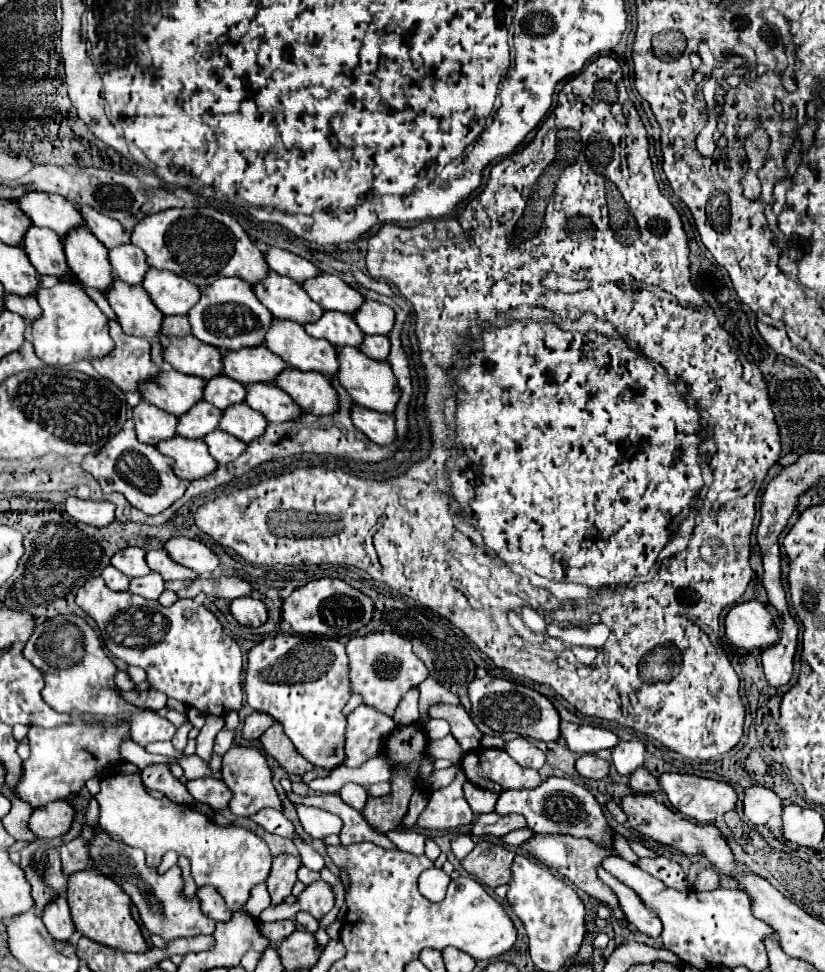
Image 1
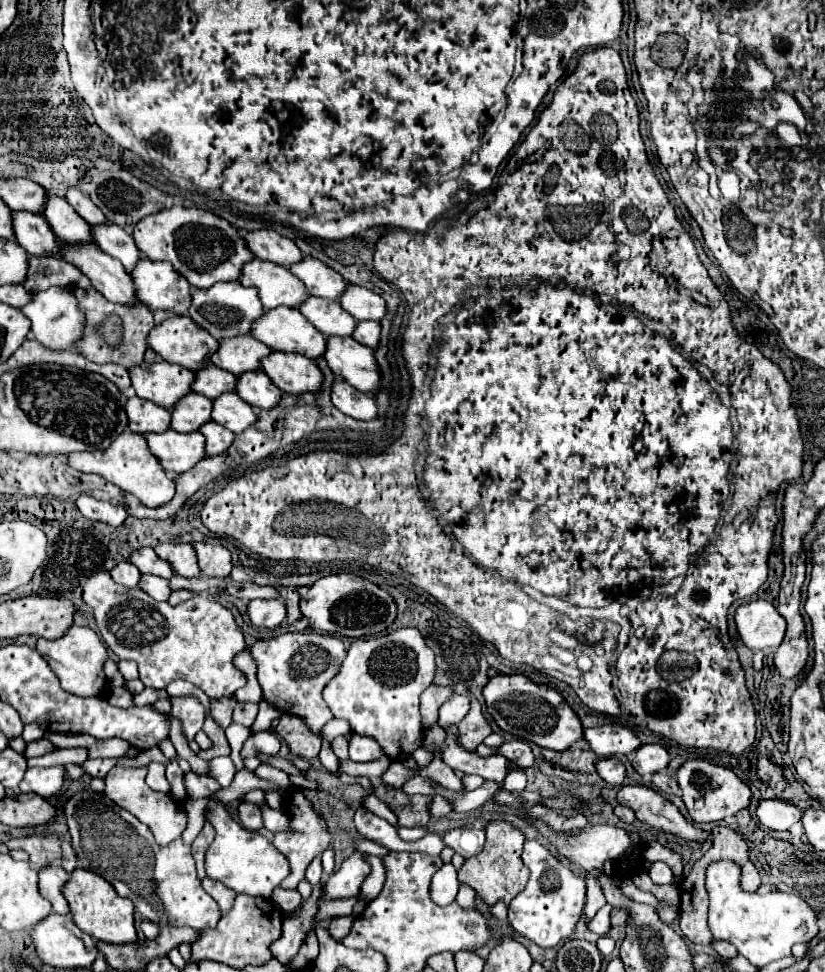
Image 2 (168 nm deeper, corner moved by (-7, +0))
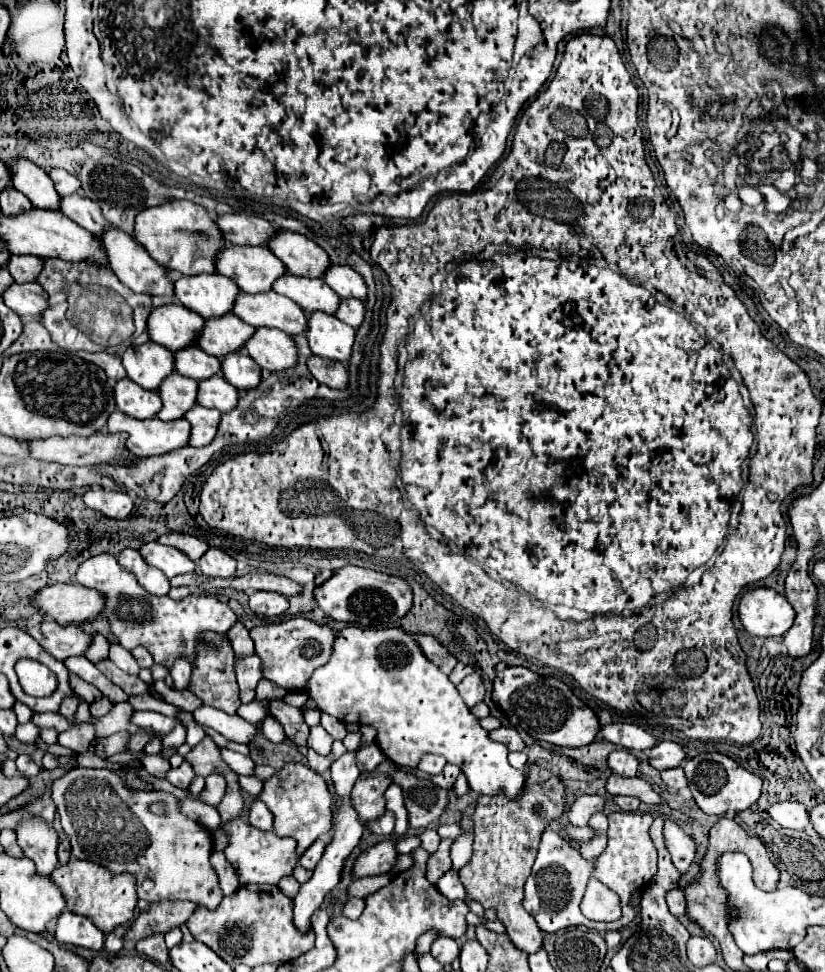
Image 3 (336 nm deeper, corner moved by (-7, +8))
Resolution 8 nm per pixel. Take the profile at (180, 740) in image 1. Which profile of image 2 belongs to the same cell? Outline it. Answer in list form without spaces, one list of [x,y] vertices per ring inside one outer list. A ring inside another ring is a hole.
[[[173,698],[171,704],[173,704],[171,714],[181,722],[183,736],[187,738],[187,742],[191,742],[205,722],[203,706],[195,698]]]

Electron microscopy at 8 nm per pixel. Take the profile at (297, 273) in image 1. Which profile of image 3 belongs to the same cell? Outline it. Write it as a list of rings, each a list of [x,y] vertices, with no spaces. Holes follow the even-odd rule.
[[[221,214],[215,218],[215,224],[227,242],[239,244],[239,246],[267,244],[267,238],[271,238],[271,234],[275,234],[273,224],[263,220],[261,216]]]

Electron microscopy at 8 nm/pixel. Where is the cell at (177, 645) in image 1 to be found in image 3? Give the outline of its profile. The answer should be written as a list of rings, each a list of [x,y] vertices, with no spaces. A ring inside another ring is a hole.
[[[99,554],[85,560],[75,574],[75,582],[95,588],[101,594],[107,594],[107,616],[111,622],[111,632],[119,638],[119,644],[127,650],[135,646],[145,646],[157,664],[173,666],[175,658],[189,654],[191,662],[195,660],[195,644],[199,632],[215,630],[225,634],[235,622],[237,616],[233,610],[219,602],[215,596],[197,596],[191,594],[183,600],[171,600],[169,596],[151,596],[145,588],[139,586],[137,578],[117,564],[117,558],[111,554]]]

